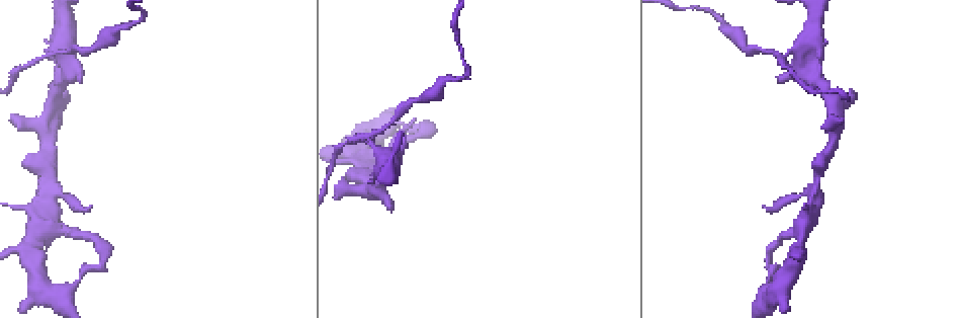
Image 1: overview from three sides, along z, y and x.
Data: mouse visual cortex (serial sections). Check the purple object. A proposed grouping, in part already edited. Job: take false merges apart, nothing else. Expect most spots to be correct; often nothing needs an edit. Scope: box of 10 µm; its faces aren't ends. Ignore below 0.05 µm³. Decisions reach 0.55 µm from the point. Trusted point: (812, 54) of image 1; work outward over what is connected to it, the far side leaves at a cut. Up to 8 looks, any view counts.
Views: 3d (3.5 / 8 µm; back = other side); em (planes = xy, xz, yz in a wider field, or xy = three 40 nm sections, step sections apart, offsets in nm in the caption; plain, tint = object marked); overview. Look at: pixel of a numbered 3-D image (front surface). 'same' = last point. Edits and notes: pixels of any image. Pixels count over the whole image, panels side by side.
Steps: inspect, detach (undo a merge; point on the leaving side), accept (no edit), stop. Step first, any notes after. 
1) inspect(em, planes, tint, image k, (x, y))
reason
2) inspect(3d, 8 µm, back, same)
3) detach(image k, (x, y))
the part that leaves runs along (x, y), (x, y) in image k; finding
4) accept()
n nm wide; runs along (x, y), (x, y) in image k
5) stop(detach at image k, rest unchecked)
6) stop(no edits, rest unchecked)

inspect(3d, 3.5 µm, image 1, (785, 58))
branch point

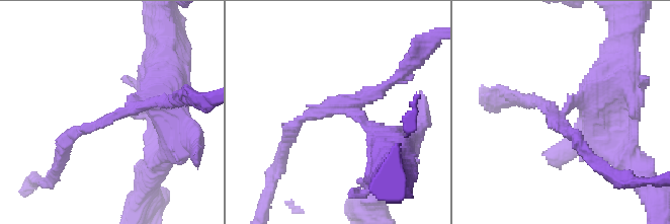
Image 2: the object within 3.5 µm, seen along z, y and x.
inspect(em, xy, step 1, tint, image 2, (126, 111))
3 arms; arms of 150, 150, 500 nm

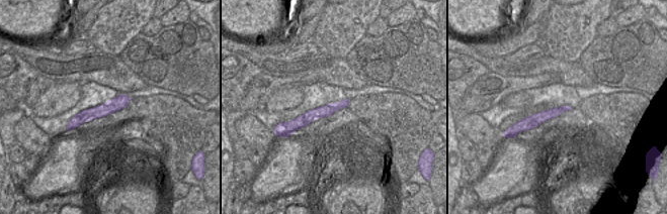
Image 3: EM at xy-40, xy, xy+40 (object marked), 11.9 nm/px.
detach(image 2, (116, 114))
the part that leaves runs along (360, 116), (353, 103), (416, 59) in image 2; two cells meet here

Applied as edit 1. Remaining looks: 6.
inspect(3d, 3.5 µm, image 1, (53, 190))
three-way junction

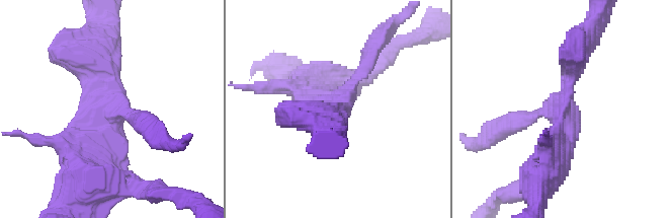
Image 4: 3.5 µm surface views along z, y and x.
inspect(em, xy, step 2, tint, image 4, (343, 104))
3 arms; arms of 200, 400, 450 nm

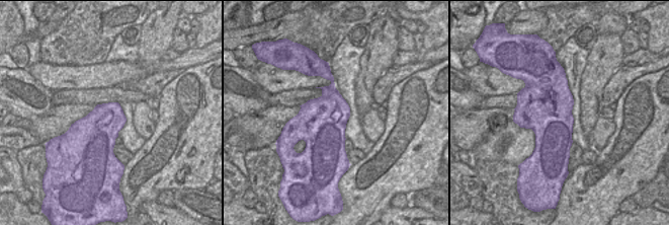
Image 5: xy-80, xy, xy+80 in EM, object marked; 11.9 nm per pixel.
accept()
600 nm wide; runs along (585, 40), (570, 68), (554, 164) in image 4; all the same cell

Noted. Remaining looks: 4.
inspect(3d, 8 µm, image 1, (68, 291))
branch point

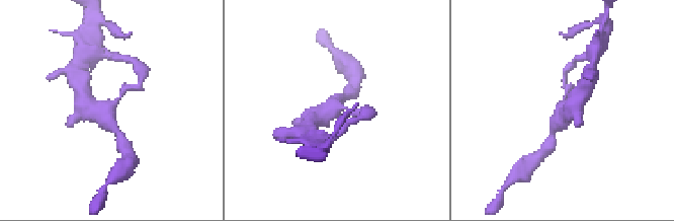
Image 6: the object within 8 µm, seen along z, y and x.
inspect(3d, 3.5 µm, same)
zoom in

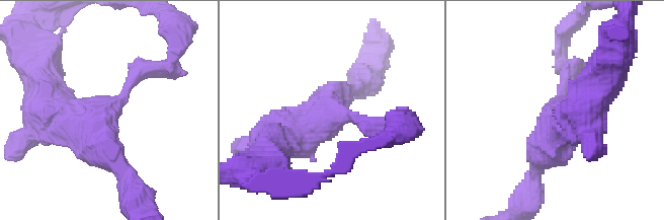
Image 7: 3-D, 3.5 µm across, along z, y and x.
inspect(em, planes, tint, image 7, (105, 112))
need the tissue

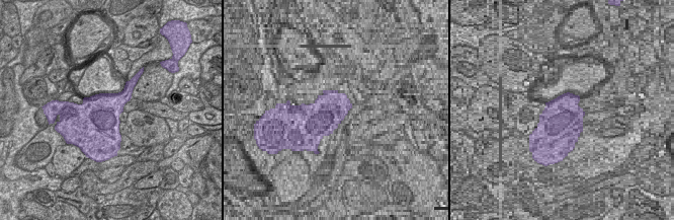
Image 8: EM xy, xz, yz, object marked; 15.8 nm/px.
accept()
arms of 150, 400, 600 nm; runs along (45, 86), (122, 167) in image 7; all the same cell

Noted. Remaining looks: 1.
stop(detach at image 2, rest unchecked)

